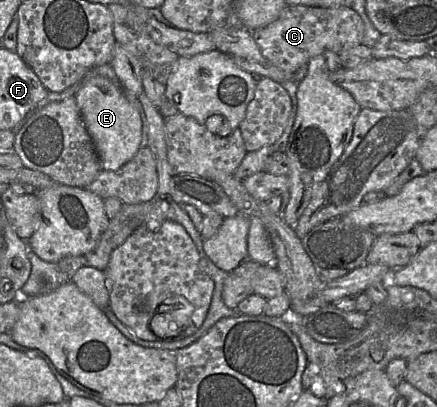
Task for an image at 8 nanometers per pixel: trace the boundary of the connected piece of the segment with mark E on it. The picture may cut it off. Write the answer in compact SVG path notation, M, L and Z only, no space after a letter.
M102 76L90 78L76 93L76 105L99 157L102 170L117 170L141 147L142 122L138 109L121 86Z

